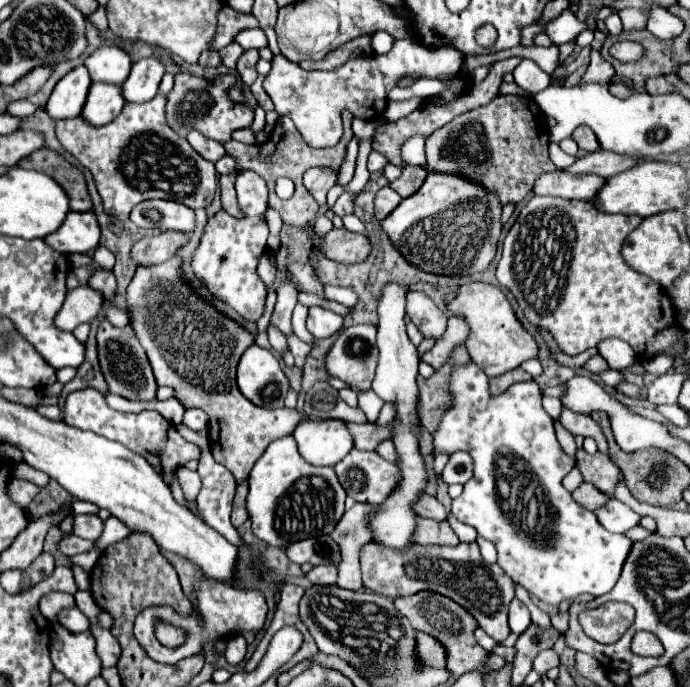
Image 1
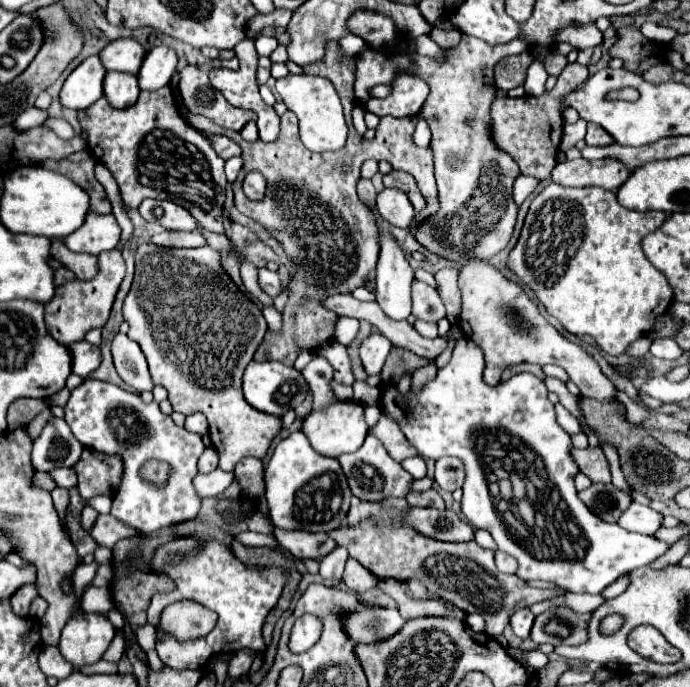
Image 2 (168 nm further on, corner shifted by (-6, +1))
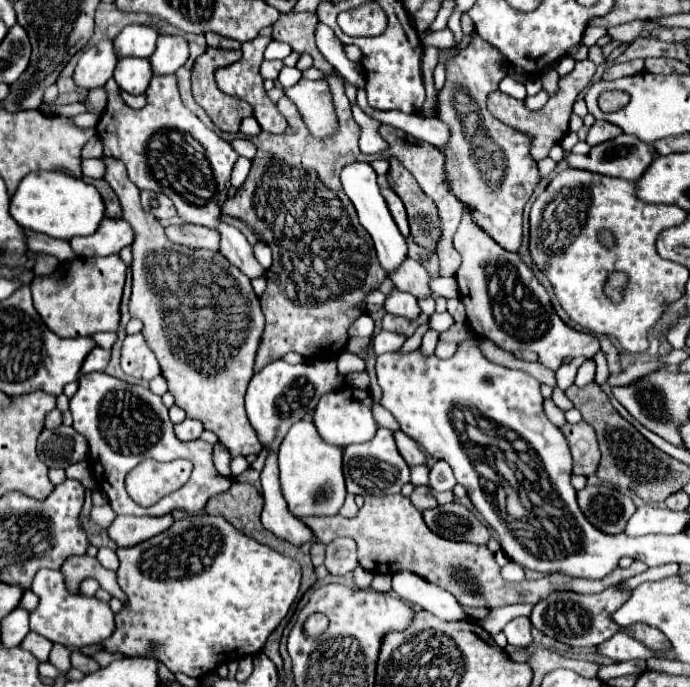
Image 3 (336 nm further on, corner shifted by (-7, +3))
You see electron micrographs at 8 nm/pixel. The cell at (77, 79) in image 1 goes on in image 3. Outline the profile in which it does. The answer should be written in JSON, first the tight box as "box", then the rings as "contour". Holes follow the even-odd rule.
{"box":[74,39,118,91],"contour":[[[102,39],[82,53],[74,71],[74,81],[80,89],[88,91],[94,87],[102,87],[112,77],[116,63],[118,57],[112,39]]]}

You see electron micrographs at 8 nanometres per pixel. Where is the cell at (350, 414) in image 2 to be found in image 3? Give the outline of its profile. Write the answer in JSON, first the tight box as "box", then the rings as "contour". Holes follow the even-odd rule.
{"box":[314,387,378,445],"contour":[[[342,387],[336,391],[326,393],[324,397],[320,397],[316,411],[314,411],[314,425],[318,427],[318,433],[324,437],[324,441],[332,443],[332,445],[352,445],[352,443],[364,443],[368,439],[374,437],[378,423],[372,415],[372,393],[370,389],[360,389],[360,387]]]}

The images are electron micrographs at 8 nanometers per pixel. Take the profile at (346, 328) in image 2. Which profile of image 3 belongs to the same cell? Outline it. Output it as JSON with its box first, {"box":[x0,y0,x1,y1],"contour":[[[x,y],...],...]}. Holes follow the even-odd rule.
{"box":[350,315,374,337],"contour":[[[370,315],[358,317],[350,327],[350,337],[372,337],[374,333],[374,319]]]}

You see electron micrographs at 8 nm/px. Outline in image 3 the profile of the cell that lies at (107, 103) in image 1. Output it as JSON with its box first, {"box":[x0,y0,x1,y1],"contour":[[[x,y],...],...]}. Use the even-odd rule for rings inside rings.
{"box":[114,57,152,95],"contour":[[[136,57],[136,59],[120,59],[114,71],[114,79],[120,89],[132,93],[132,95],[142,95],[152,79],[152,65],[148,59]]]}

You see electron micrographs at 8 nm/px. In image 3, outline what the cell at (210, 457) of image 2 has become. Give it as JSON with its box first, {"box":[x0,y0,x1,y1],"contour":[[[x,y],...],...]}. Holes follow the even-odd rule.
{"box":[214,443,232,477],"contour":[[[216,443],[216,445],[214,445],[214,467],[216,467],[216,471],[218,471],[220,475],[230,477],[230,461],[232,461],[230,451],[224,449],[224,445]]]}

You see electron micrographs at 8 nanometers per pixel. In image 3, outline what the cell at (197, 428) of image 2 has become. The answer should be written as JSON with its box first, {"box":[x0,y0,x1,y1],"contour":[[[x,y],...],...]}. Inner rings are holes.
{"box":[174,419,204,441],"contour":[[[184,419],[182,423],[174,425],[174,433],[180,441],[194,441],[200,437],[202,431],[204,431],[204,427],[196,419]]]}

